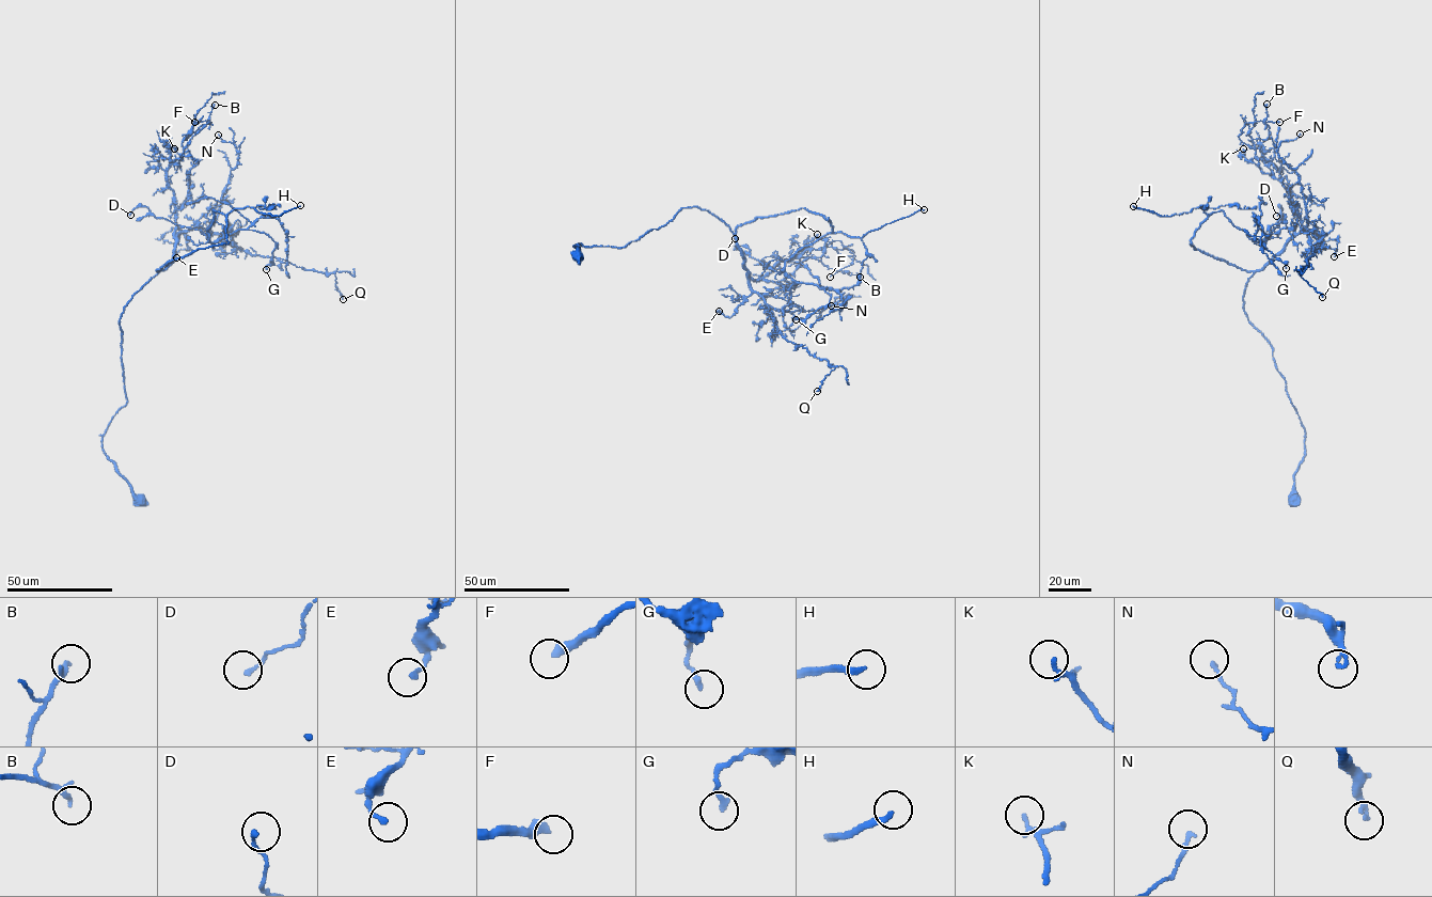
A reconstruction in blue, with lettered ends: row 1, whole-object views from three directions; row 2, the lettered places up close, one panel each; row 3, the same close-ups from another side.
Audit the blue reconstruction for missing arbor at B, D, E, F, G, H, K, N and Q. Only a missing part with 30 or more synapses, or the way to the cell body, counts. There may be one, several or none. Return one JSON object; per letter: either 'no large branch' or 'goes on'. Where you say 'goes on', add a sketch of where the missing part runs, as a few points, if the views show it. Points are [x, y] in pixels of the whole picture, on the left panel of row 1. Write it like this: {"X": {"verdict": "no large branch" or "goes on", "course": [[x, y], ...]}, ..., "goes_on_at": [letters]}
{"B": {"verdict": "no large branch"}, "D": {"verdict": "no large branch"}, "E": {"verdict": "no large branch"}, "F": {"verdict": "no large branch"}, "G": {"verdict": "no large branch"}, "H": {"verdict": "goes on"}, "K": {"verdict": "no large branch"}, "N": {"verdict": "no large branch"}, "Q": {"verdict": "no large branch"}, "goes_on_at": ["H"]}

